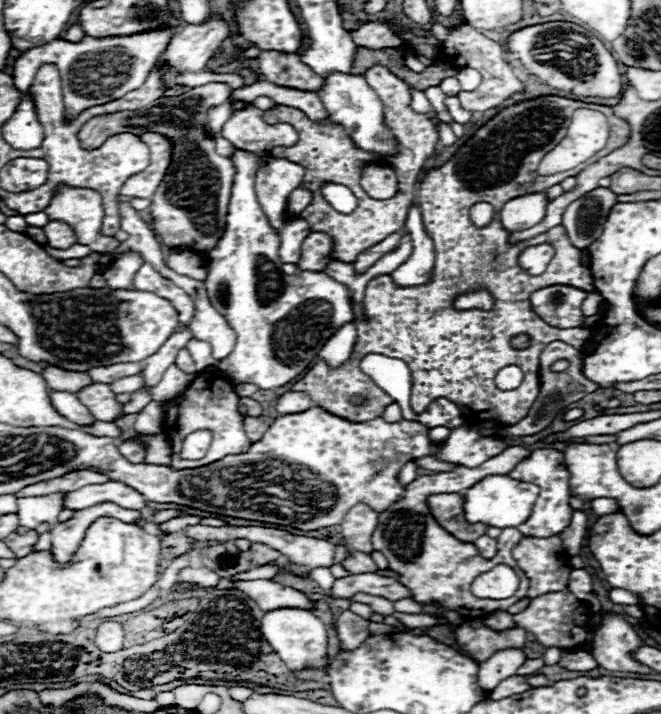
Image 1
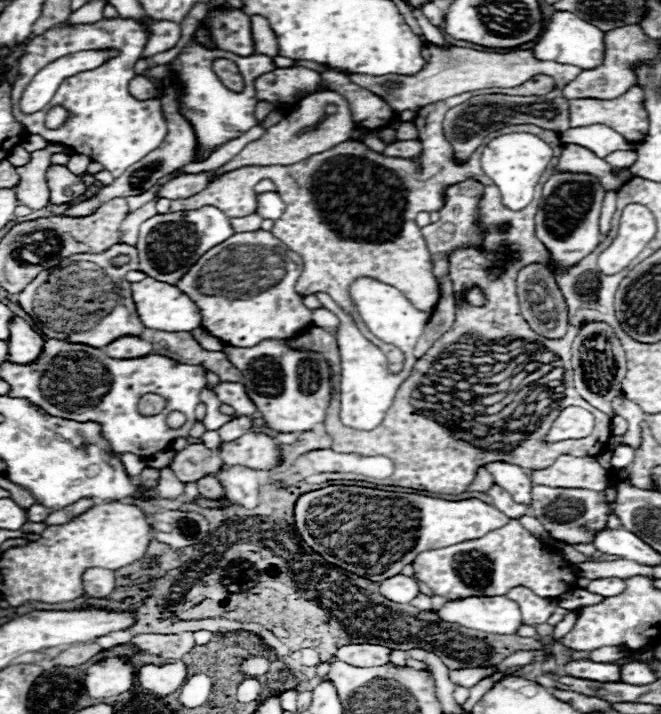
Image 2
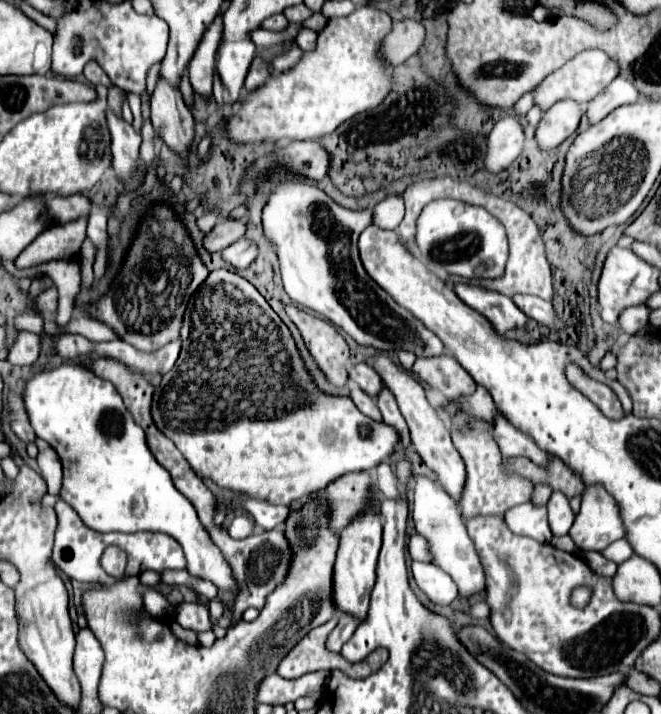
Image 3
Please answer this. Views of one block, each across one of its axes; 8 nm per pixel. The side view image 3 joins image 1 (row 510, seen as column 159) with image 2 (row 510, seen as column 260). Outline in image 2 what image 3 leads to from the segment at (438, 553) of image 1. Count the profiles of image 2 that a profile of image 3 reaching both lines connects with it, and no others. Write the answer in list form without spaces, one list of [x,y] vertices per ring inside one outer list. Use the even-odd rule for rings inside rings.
[[[326,486],[322,490],[308,492],[298,498],[294,518],[298,534],[304,538],[304,542],[310,544],[310,548],[314,548],[314,552],[320,552],[320,556],[324,556],[324,560],[328,560],[330,564],[336,564],[372,582],[382,582],[386,578],[400,574],[402,568],[406,564],[412,564],[412,560],[424,550],[446,548],[464,540],[476,540],[496,528],[502,528],[510,520],[498,508],[478,498],[442,500],[442,498],[404,494],[404,492],[384,492],[358,486]]]

